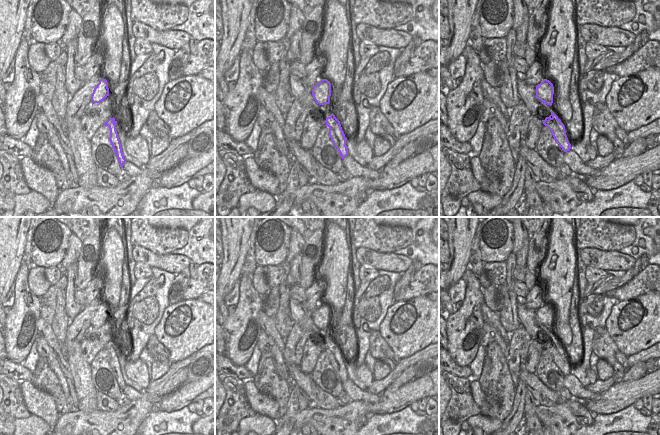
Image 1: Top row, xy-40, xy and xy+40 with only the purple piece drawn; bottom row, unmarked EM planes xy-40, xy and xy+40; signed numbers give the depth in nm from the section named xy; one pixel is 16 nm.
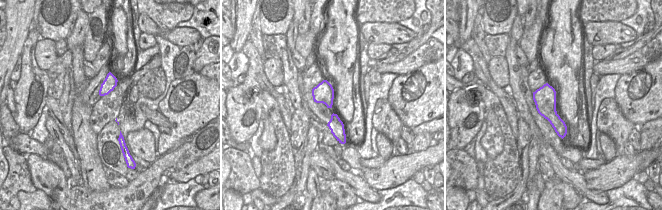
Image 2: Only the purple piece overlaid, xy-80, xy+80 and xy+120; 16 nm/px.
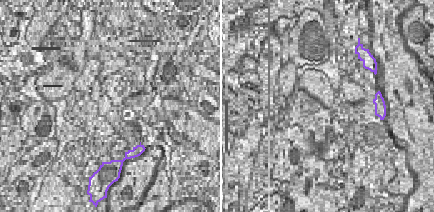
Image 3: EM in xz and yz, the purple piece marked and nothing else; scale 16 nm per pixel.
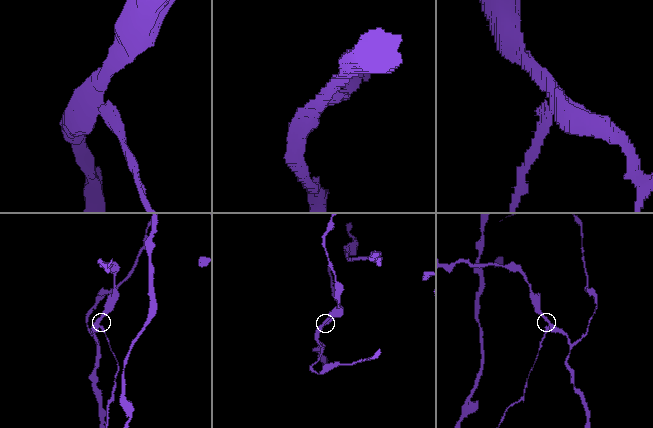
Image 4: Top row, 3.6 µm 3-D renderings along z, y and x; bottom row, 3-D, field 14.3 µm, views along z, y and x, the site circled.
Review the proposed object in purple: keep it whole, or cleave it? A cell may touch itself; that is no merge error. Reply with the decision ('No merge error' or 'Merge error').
Merge error

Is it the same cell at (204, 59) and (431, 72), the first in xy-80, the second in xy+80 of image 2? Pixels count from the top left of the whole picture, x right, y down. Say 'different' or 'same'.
different

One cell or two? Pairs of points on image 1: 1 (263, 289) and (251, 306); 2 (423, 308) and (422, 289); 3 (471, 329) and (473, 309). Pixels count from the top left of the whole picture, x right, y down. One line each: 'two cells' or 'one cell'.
1: two cells
2: two cells
3: one cell

